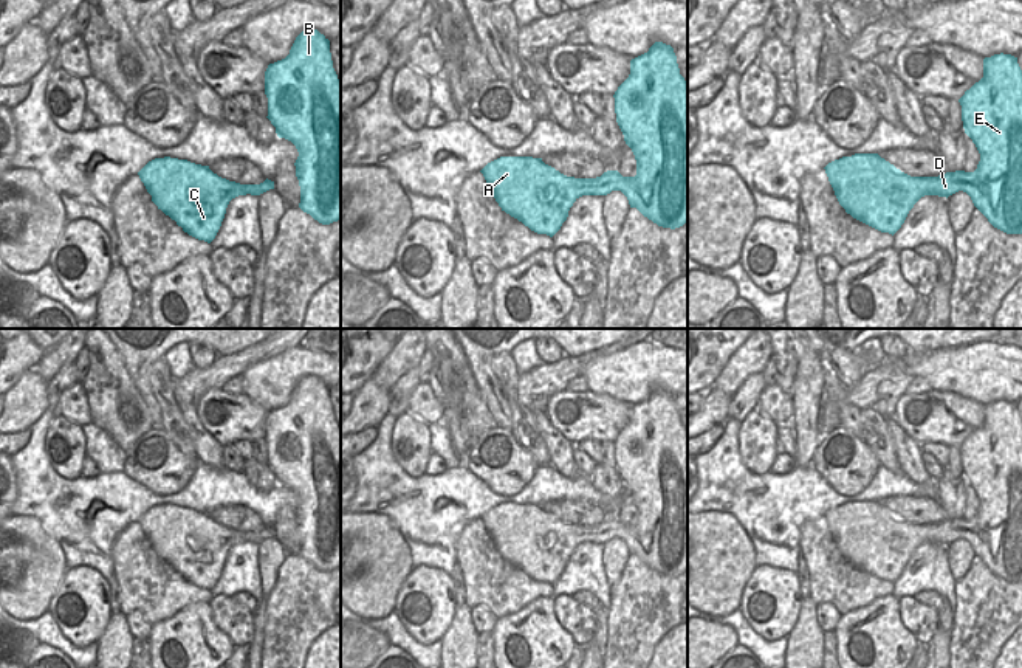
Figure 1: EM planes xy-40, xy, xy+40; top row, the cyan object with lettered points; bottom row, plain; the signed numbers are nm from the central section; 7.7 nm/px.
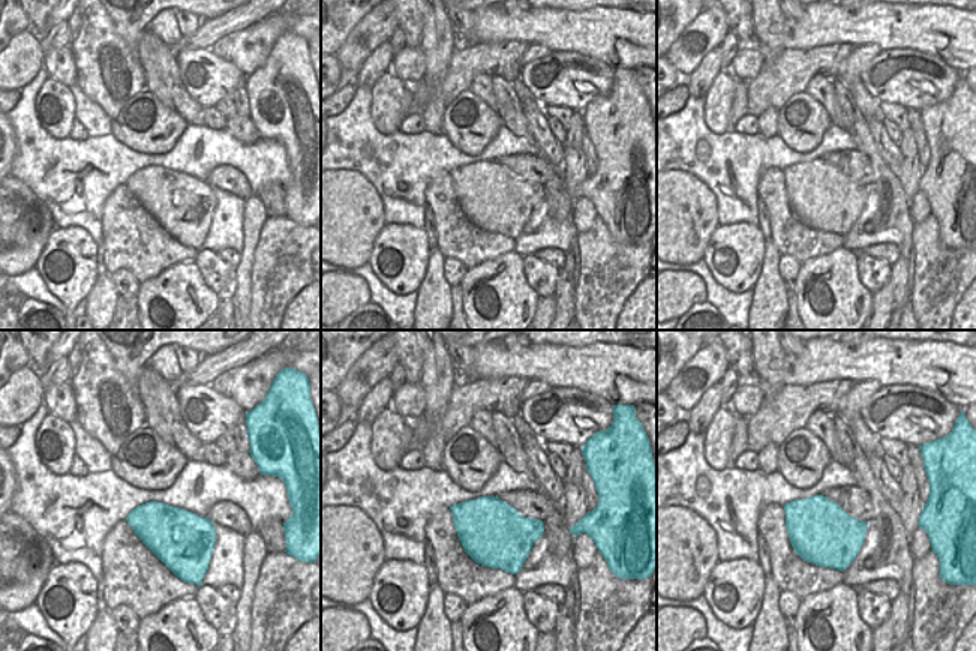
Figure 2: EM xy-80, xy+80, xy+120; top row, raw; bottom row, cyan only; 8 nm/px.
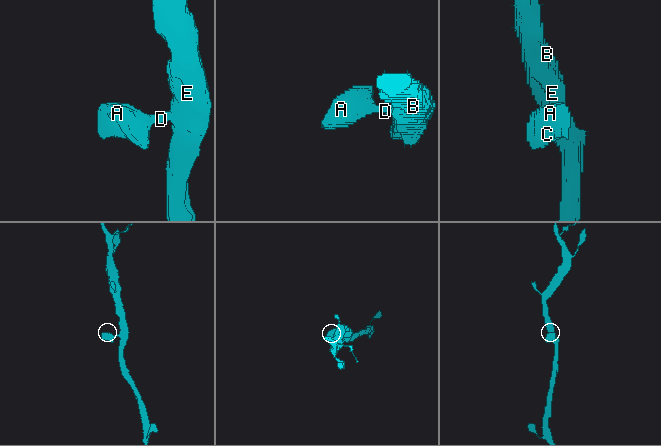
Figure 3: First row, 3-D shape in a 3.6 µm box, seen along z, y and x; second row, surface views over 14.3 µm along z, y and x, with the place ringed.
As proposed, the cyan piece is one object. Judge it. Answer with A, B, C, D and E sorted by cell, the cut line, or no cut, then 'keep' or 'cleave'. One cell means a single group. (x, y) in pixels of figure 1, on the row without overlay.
A B C D E; no cut; keep

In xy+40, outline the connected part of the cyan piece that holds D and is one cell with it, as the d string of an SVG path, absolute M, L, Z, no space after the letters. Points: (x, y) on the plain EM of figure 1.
M1003 400L985 405L983 425L966 437L959 449L965 480L980 501L974 519L955 518L938 524L911 524L878 501L842 504L824 516L845 560L893 583L921 544L948 546L963 538L994 575L1007 581L1022 581L1022 417L1017 405Z

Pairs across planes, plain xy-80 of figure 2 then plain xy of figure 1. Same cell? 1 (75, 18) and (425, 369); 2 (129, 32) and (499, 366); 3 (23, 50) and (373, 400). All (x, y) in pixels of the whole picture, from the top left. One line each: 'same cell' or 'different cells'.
1: same cell
2: different cells
3: same cell

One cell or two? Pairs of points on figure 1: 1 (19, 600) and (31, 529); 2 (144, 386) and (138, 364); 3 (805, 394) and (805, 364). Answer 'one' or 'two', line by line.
1: one
2: one
3: one

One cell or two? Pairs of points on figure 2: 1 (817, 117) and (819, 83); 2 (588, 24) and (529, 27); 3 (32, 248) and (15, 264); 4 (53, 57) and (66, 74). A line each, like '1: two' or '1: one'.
1: two
2: one
3: one
4: one

